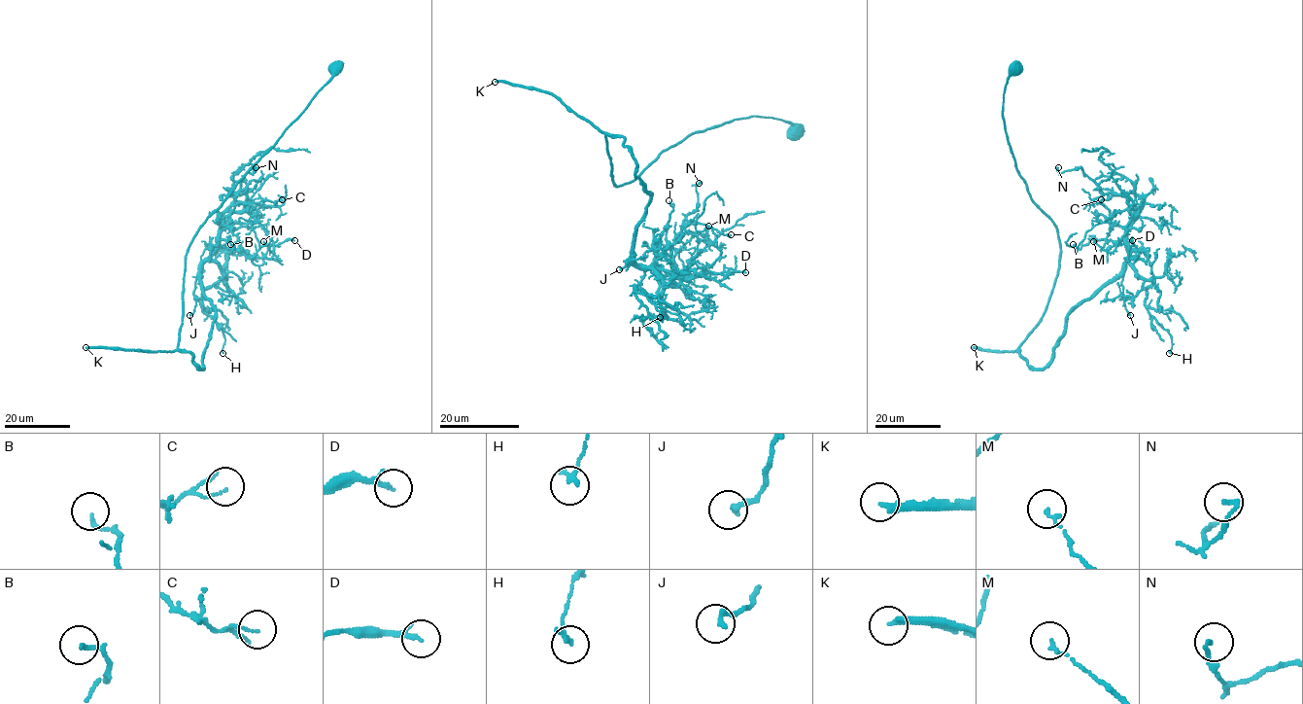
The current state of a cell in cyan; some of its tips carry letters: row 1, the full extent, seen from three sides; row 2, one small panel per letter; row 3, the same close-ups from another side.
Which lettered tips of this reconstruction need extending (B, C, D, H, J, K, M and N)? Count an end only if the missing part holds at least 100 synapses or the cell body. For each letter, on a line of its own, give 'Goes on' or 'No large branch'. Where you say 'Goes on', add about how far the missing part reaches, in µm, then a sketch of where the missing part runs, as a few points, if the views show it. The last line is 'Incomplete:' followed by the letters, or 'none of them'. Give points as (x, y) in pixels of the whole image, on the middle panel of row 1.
B: No large branch
C: No large branch
D: No large branch
H: No large branch
J: No large branch
K: Goes on. Missing length about 120 µm
M: No large branch
N: No large branch
Incomplete: K

